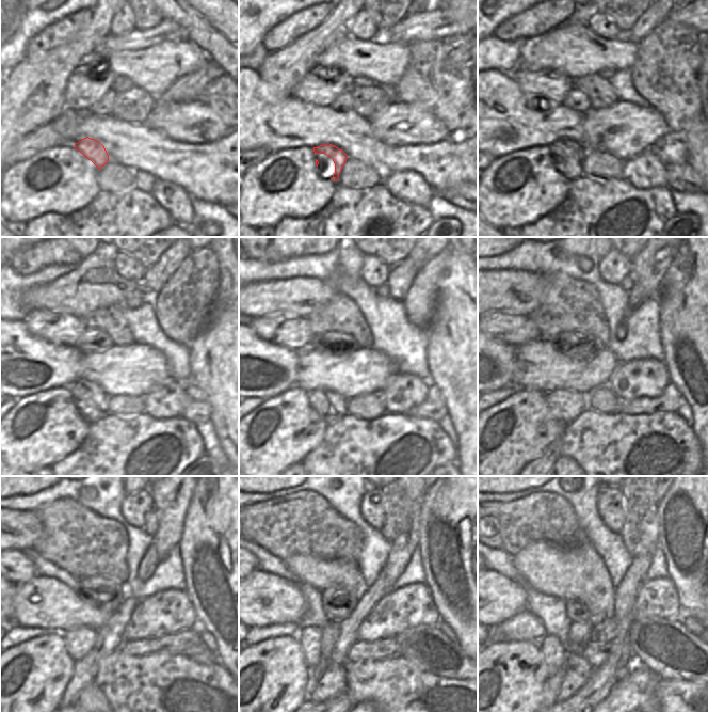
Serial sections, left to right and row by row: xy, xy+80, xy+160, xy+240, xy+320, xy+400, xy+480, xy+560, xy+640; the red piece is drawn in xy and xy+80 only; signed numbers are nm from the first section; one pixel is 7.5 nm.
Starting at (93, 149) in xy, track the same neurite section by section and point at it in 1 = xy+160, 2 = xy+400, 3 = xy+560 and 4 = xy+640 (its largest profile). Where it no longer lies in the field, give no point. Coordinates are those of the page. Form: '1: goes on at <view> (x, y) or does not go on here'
1: goes on at xy+160 (567, 155)
2: goes on at xy+400 (566, 406)
3: goes on at xy+560 (309, 636)
4: goes on at xy+640 (554, 653)

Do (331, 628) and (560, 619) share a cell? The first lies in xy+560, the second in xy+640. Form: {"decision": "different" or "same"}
{"decision": "different"}

